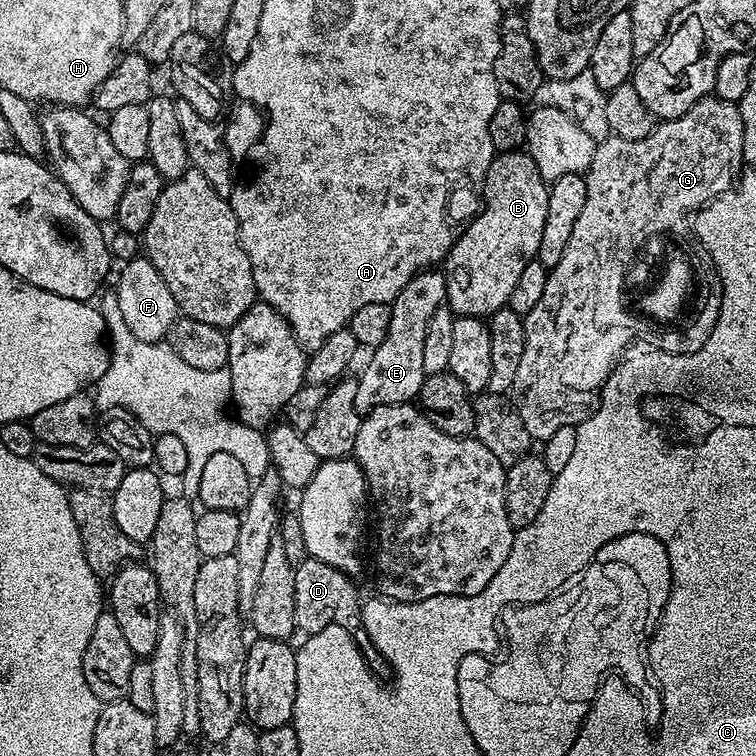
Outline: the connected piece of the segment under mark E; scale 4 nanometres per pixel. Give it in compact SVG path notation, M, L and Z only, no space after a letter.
M425 270L406 282L406 286L402 286L400 293L392 300L390 331L380 345L371 349L369 356L372 357L356 380L358 394L354 394L354 402L361 414L370 413L378 406L407 404L419 397L425 377L422 370L422 349L426 339L426 326L430 326L434 310L445 303L445 294L443 271Z

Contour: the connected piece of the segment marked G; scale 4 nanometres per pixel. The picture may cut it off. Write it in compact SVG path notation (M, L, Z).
M715 94L699 100L694 107L686 110L686 114L682 114L673 120L657 123L656 128L646 138L631 140L630 138L618 138L609 135L607 140L597 143L594 162L590 162L584 176L586 202L582 205L582 214L578 214L578 222L574 222L574 230L570 233L570 242L566 242L566 250L562 250L562 258L558 258L556 265L549 271L546 278L546 290L542 290L542 298L535 304L534 310L530 310L528 315L524 317L526 350L522 350L522 362L518 362L518 374L514 374L510 396L517 410L522 414L522 422L531 434L533 441L543 442L548 440L550 434L562 430L562 426L575 428L577 424L581 424L586 418L593 416L597 408L600 407L600 389L608 381L608 376L612 373L614 367L614 361L629 347L628 320L624 320L624 312L620 312L620 304L616 304L616 292L620 292L620 268L624 268L624 260L628 260L628 252L632 252L632 248L636 248L636 244L640 244L640 236L644 236L644 232L652 232L652 228L664 228L664 224L668 224L668 220L672 220L672 216L680 216L680 212L690 214L699 212L715 196L720 196L733 187L743 164L742 114L733 101L720 100Z

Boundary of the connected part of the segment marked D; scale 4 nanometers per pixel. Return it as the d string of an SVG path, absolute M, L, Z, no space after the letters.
M304 558L295 565L294 574L294 622L297 629L304 634L311 634L318 630L326 630L326 626L342 626L346 629L353 627L352 623L359 621L362 616L362 596L356 593L353 577L339 572L334 566L326 562L318 562L311 558Z

